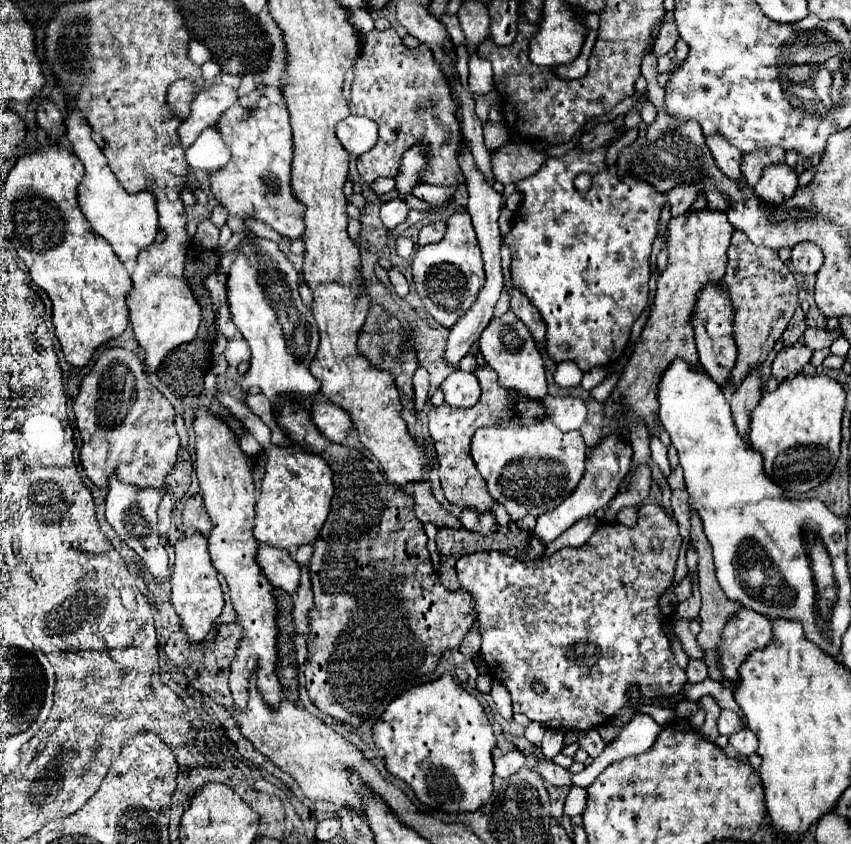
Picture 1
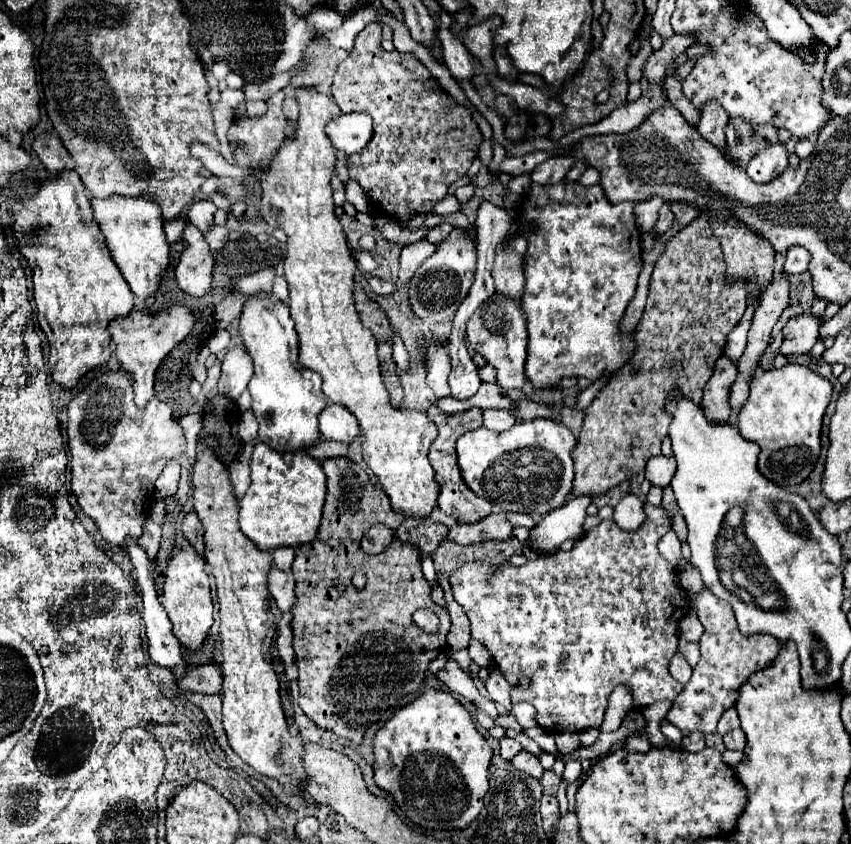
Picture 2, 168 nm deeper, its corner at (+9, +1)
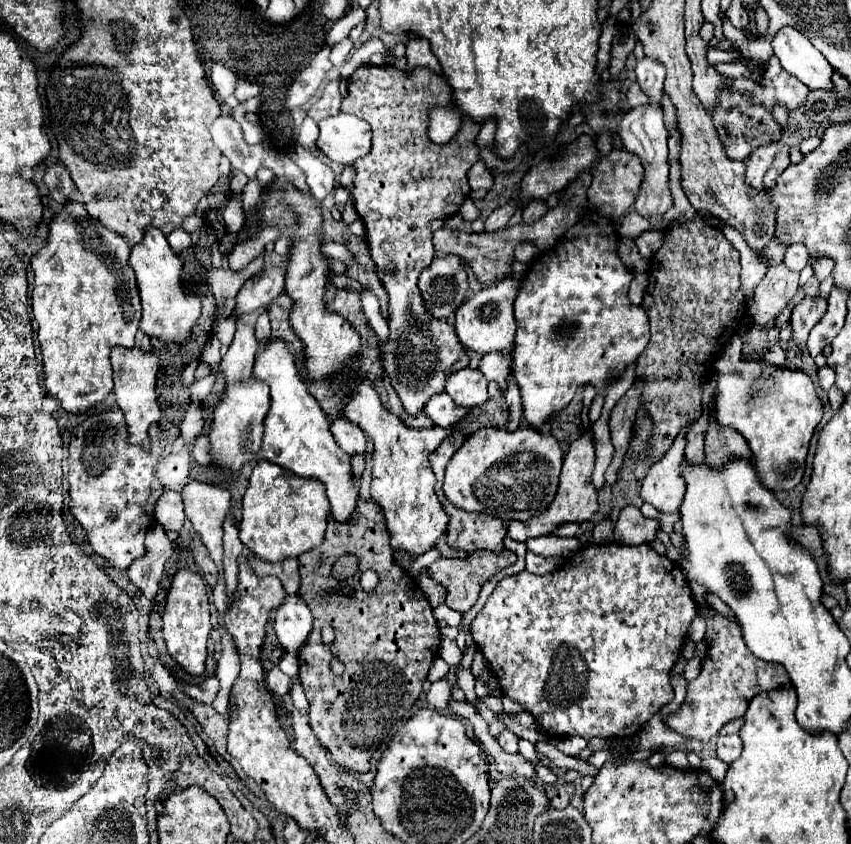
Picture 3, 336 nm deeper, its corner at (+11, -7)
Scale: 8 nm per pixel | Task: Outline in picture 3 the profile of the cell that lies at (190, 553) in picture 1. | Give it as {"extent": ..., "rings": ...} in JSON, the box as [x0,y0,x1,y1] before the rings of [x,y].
{"extent":[163,569,211,675],"rings":[[[179,569],[165,597],[163,637],[171,657],[191,675],[201,675],[205,671],[209,631],[211,631],[211,621],[209,621],[209,599],[205,593],[205,581],[199,573],[191,569]]]}

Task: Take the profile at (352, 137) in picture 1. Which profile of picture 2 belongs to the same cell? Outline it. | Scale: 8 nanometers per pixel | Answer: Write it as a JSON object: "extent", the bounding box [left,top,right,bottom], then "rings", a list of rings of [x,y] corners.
{"extent":[325,113,373,155],"rings":[[[341,113],[325,125],[325,133],[335,149],[353,155],[371,141],[373,121],[367,113]]]}

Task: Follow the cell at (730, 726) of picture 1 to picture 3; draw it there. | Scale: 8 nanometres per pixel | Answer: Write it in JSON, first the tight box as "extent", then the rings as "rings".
{"extent":[665,605,789,741],"rings":[[[697,605],[697,617],[701,617],[707,625],[707,655],[701,663],[699,677],[693,679],[687,687],[685,703],[681,703],[679,709],[667,715],[665,725],[687,739],[709,741],[711,737],[719,735],[719,729],[725,723],[745,715],[753,695],[783,687],[789,683],[789,677],[785,667],[781,667],[779,663],[765,663],[763,659],[757,659],[753,653],[749,653],[737,623],[721,615],[717,609]]]}

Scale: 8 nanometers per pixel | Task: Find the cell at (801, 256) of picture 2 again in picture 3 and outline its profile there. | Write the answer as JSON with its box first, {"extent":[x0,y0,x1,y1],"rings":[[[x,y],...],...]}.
{"extent":[785,243,809,271],"rings":[[[793,243],[787,247],[787,253],[785,253],[785,267],[791,269],[791,271],[801,271],[805,265],[807,265],[807,259],[809,259],[809,253],[807,249],[801,245],[801,243]]]}

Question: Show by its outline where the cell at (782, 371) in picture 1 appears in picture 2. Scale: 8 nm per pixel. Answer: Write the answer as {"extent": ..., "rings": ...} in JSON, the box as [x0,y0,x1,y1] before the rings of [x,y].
{"extent":[781,313,821,355],"rings":[[[803,313],[803,315],[791,317],[787,321],[787,325],[783,327],[785,339],[781,345],[781,353],[783,355],[809,353],[811,347],[819,339],[819,325],[821,325],[821,319],[815,317],[813,313]]]}

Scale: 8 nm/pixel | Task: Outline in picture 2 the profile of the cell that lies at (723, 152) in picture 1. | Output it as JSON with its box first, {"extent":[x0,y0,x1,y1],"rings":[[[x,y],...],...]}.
{"extent":[699,101,729,151],"rings":[[[707,101],[701,111],[703,113],[701,113],[701,123],[699,123],[699,133],[723,151],[723,147],[727,147],[725,135],[723,135],[723,127],[727,125],[727,119],[729,119],[727,111],[715,101]]]}

